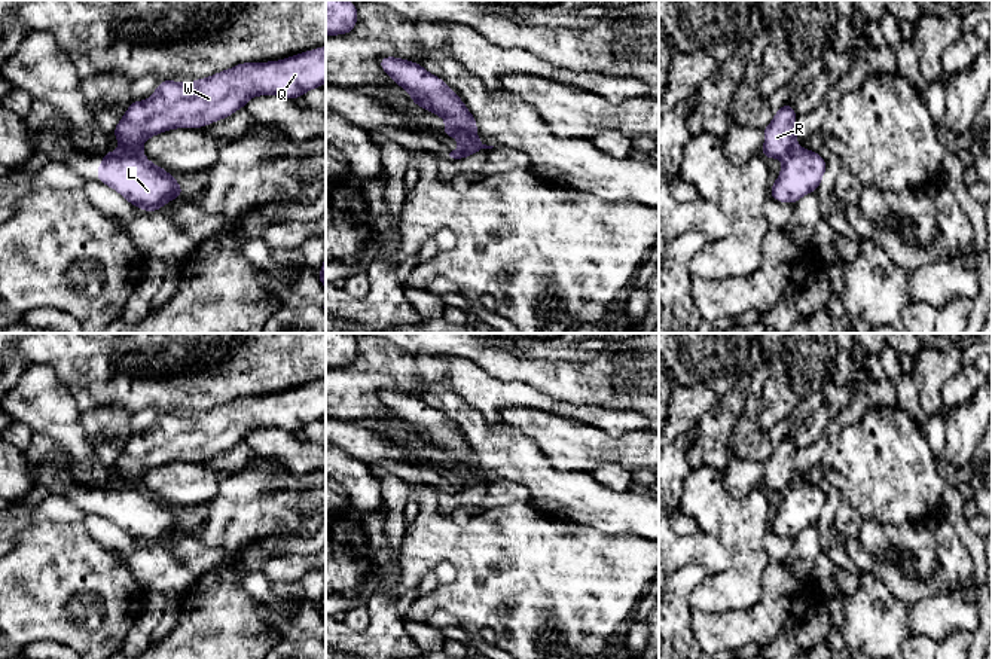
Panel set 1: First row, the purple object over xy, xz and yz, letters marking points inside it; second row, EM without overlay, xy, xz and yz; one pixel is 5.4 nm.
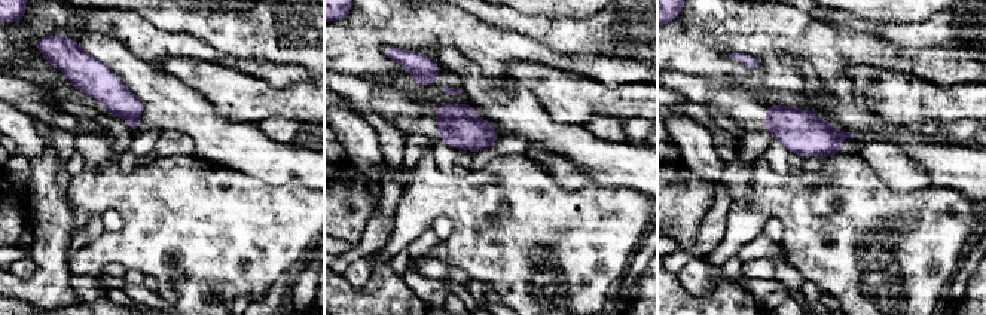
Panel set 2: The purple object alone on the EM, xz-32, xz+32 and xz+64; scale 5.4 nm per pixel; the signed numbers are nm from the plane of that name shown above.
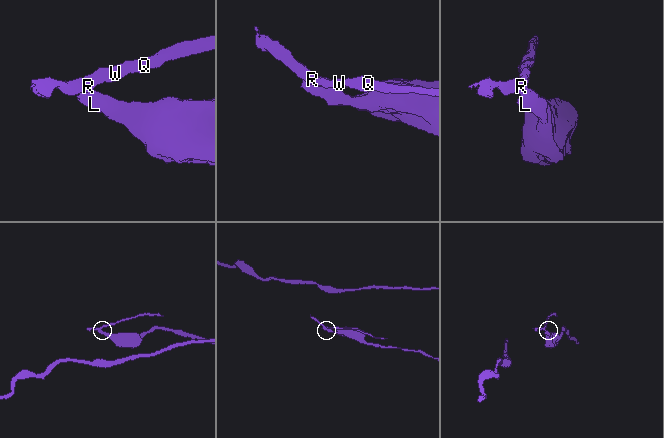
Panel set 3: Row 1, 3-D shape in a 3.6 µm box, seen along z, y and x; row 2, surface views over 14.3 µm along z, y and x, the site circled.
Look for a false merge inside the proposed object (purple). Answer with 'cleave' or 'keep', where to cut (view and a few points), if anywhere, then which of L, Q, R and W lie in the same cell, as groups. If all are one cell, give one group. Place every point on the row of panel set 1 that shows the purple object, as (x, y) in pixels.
cleave; cut in xz along (446, 122), (475, 133); L / Q R W

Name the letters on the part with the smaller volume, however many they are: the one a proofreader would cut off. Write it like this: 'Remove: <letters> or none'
Remove: Q, R, W

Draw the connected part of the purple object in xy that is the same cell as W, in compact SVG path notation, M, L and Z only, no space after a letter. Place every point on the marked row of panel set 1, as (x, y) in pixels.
M326 46L280 61L241 62L190 83L159 82L153 95L132 101L113 128L120 150L143 153L143 143L174 128L202 128L245 107L257 95L296 100L326 82Z

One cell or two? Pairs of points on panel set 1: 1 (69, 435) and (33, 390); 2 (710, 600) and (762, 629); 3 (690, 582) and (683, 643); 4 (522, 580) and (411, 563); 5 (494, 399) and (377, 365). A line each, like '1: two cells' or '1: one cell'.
1: one cell
2: two cells
3: one cell
4: one cell
5: one cell

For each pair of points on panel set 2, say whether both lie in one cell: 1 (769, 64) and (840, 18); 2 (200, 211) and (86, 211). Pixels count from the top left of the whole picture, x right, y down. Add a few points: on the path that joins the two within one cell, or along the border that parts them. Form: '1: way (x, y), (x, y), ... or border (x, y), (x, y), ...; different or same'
1: border (809, 15), (839, 28), (863, 33); different
2: way (171, 208), (158, 201), (115, 201); same

